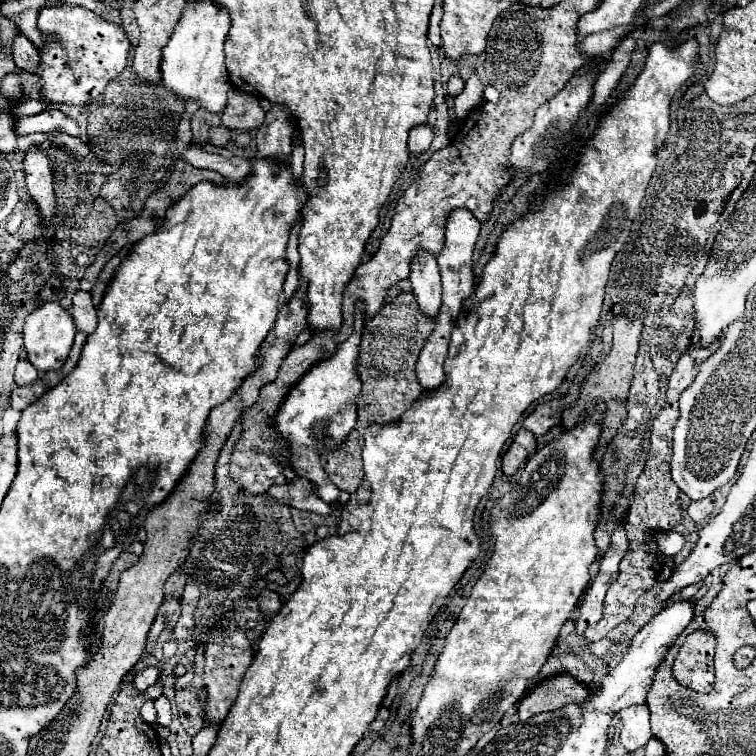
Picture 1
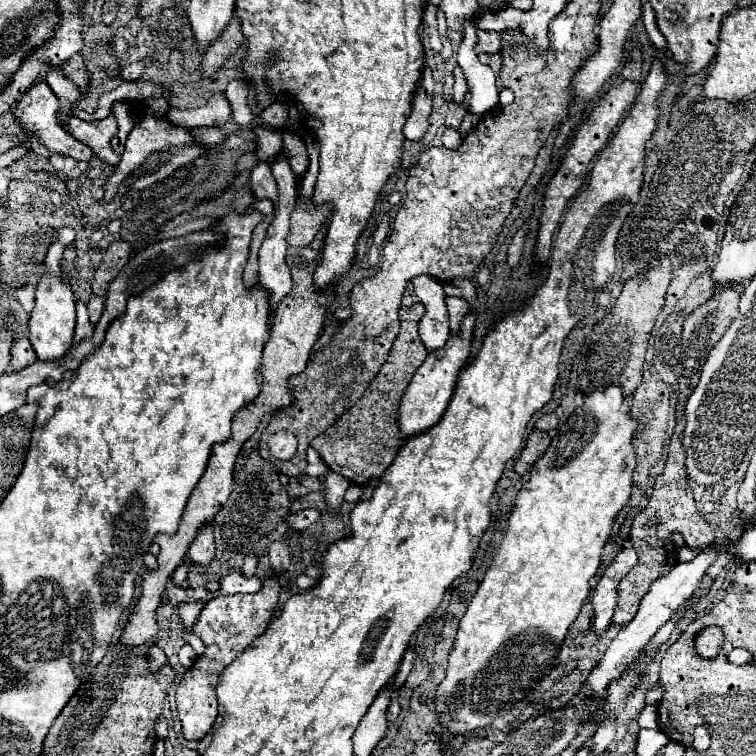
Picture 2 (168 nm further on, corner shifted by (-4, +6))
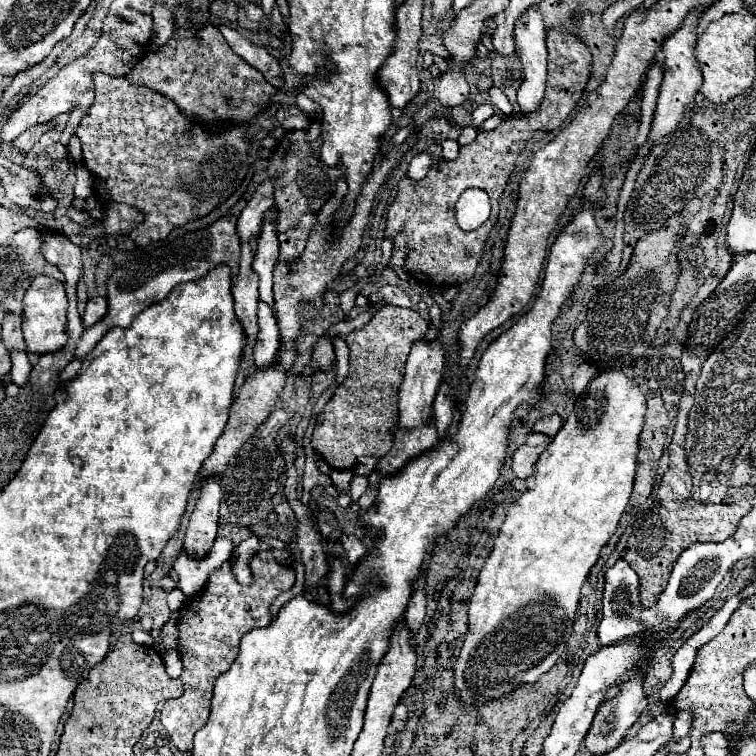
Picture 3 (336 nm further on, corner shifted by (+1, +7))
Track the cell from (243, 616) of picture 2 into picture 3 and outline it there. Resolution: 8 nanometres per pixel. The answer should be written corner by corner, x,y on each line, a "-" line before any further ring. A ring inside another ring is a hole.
259,551
251,559
251,571
255,583
251,587
243,587
233,579
227,561
209,577
203,591
195,597
189,597
181,609
179,655
183,661
183,673
179,679
183,681
185,691
177,699
167,699
161,711
161,723
171,735
175,747
181,751
189,751
193,747
193,735
207,723
215,681
213,677
231,667
239,651
239,641
247,631
271,623
269,607
273,599
291,589
295,583
295,571
291,567
279,565
271,551

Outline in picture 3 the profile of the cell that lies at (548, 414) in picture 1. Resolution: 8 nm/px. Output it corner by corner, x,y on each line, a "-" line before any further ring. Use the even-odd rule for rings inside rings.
547,415
547,417
541,417
535,425
533,425
533,431
535,433
545,433
549,437
553,437
561,427
561,417
559,415

